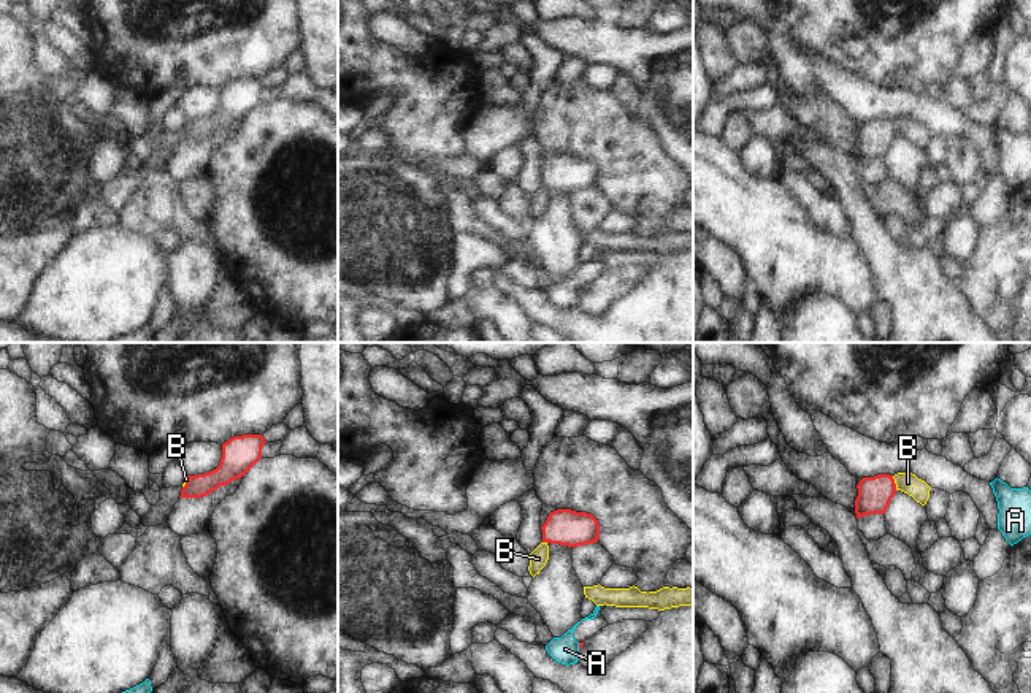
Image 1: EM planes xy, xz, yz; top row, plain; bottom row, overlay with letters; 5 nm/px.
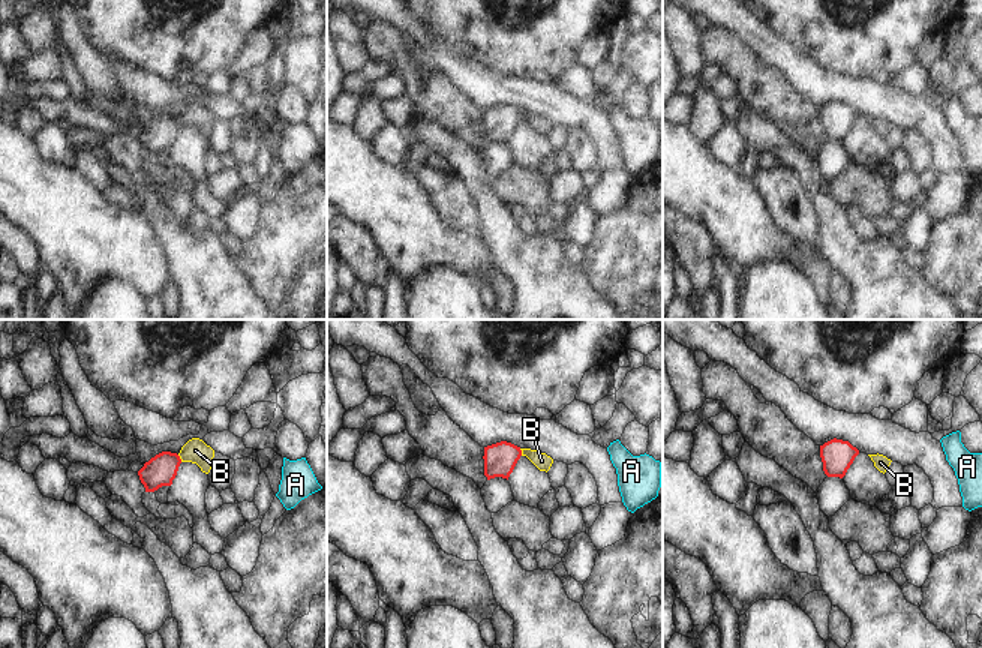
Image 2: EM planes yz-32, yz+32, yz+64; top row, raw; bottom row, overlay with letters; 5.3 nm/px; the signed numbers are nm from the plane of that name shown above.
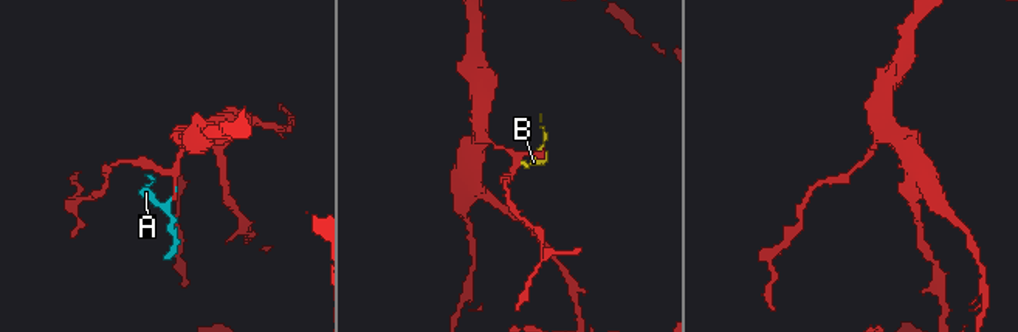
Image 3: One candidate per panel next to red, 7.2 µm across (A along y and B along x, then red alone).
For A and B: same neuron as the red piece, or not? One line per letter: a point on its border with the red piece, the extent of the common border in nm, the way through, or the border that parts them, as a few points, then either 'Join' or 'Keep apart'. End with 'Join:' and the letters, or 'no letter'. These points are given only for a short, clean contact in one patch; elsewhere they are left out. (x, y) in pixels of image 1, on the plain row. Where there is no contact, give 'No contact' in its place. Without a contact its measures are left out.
A: Touches red at xz (579, 290). Shared border 40 nm. Boundary: xz (578, 287), (579, 294). Keep apart
B: Touches red at yz (895, 129). Shared border 80 nm. Boundary: yz (892, 121), (896, 135). Keep apart
Join: no letter.

